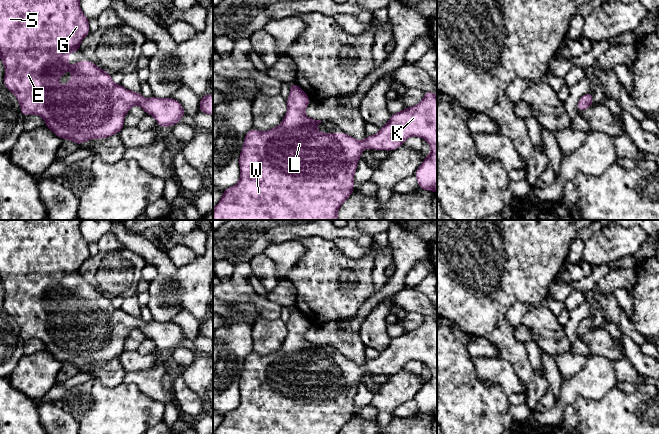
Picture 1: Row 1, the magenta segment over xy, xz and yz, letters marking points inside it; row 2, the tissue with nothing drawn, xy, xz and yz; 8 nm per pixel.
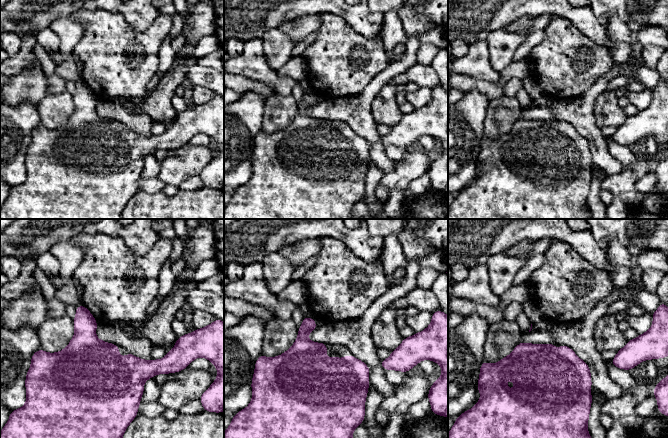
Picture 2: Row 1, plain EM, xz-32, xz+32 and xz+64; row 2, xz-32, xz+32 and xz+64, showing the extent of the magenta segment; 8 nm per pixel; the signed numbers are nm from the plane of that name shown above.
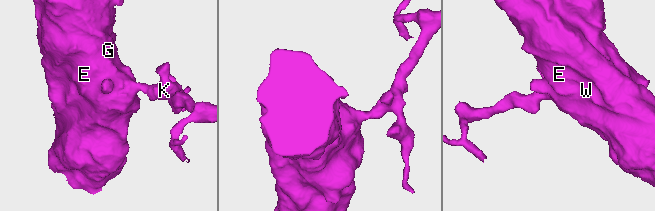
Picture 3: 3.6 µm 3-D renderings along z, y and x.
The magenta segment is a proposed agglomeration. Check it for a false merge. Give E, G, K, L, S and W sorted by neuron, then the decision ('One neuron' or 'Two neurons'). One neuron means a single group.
Groups: E G K L S W. One neuron

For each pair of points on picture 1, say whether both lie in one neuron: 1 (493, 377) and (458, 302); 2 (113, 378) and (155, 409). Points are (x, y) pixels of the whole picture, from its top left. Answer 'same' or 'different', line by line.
1: different
2: different

